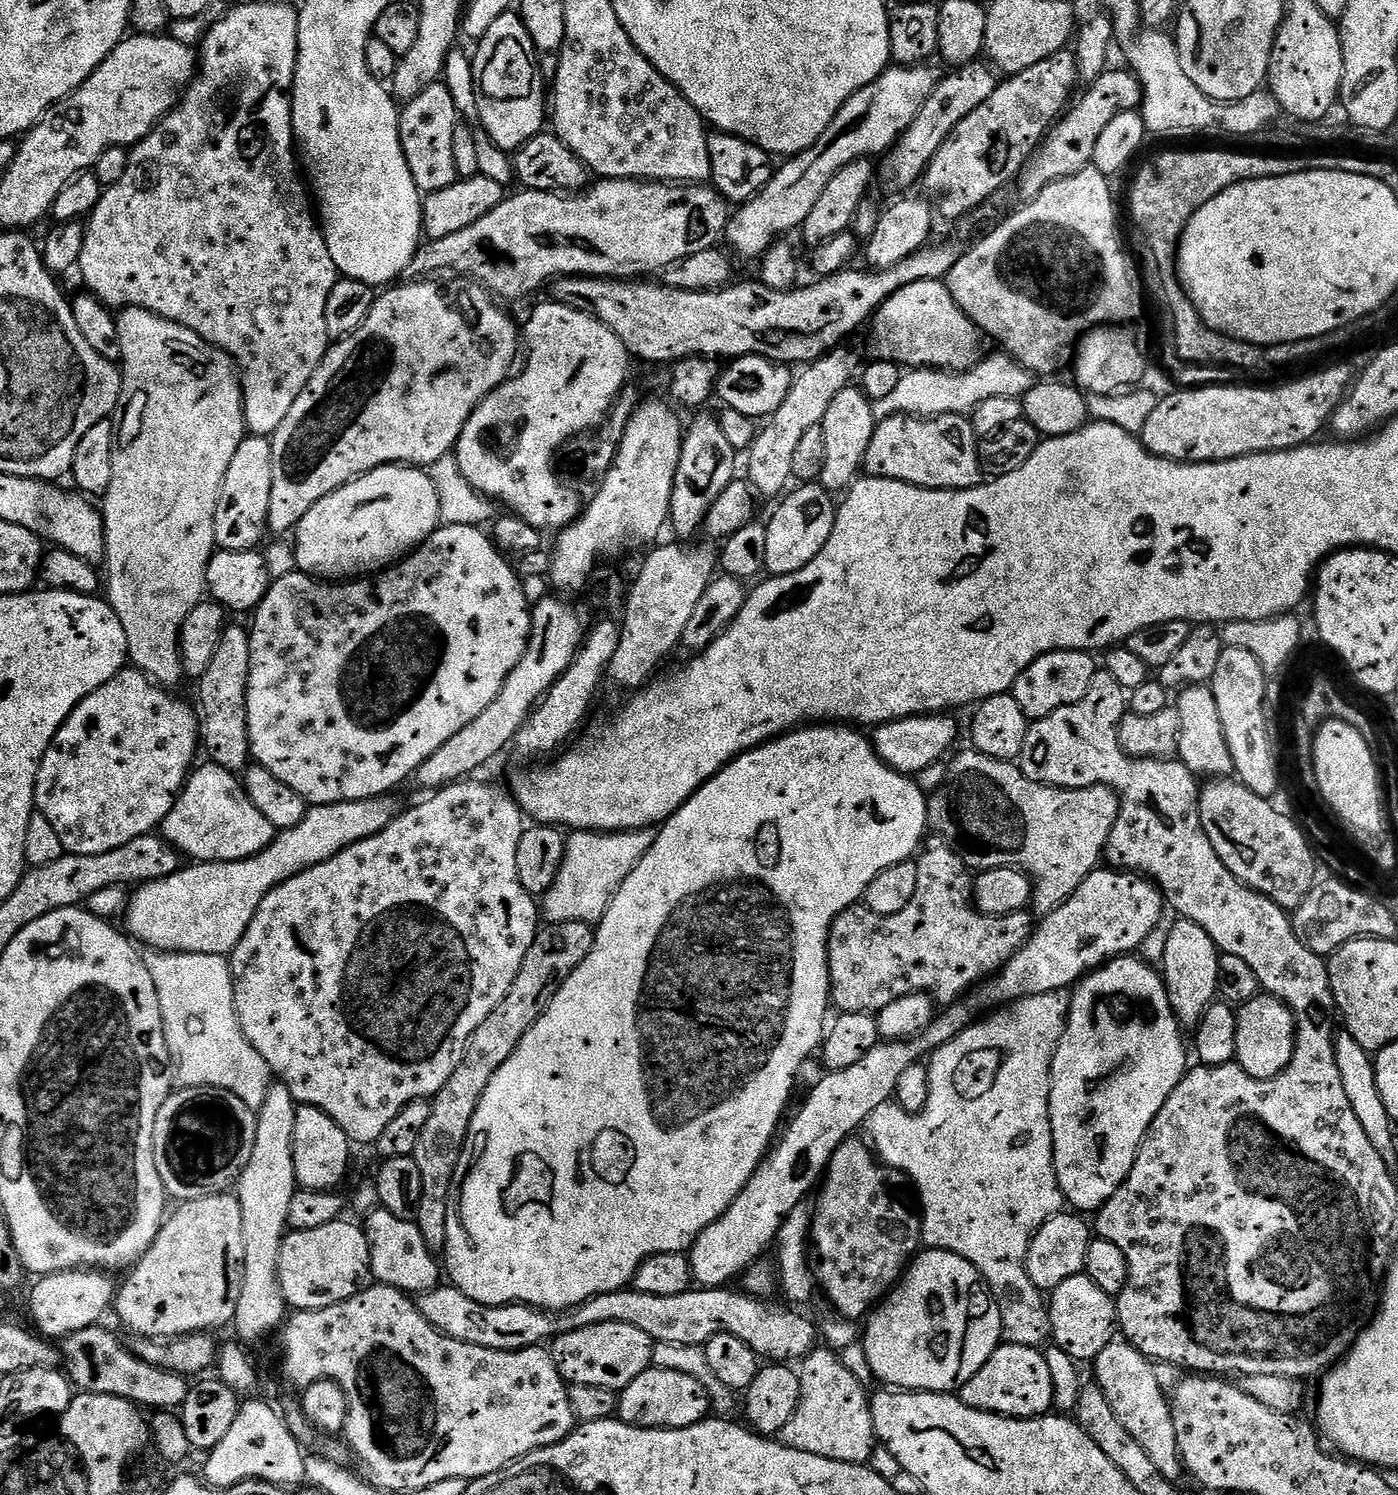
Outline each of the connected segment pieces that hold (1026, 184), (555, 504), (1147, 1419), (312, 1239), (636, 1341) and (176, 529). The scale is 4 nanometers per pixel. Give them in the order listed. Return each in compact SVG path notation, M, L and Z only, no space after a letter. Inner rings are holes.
M1116 68L1113 72L1112 69L1106 70L1097 80L1091 81L1085 87L1088 89L1084 93L1083 91L1079 93L1080 101L1078 101L1078 96L1075 103L1052 125L1048 135L1044 137L1036 151L1028 157L1028 161L1025 162L1018 175L1020 192L1024 198L1037 196L1046 185L1078 174L1083 168L1089 167L1094 154L1094 146L1098 143L1102 130L1106 130L1106 126L1110 126L1110 121L1118 118L1118 114L1139 109L1140 101L1144 98L1142 86L1131 70L1121 68Z
M547 302L548 304L540 304L532 312L532 317L528 320L528 325L523 325L522 342L528 348L528 365L524 369L517 371L515 375L504 381L504 384L498 390L494 390L481 404L470 414L470 418L466 422L466 426L462 430L462 434L458 438L454 449L454 455L458 466L462 470L462 474L466 478L466 482L470 482L470 486L474 486L474 490L478 490L484 496L489 496L494 502L506 504L507 509L513 510L515 515L522 517L526 522L530 522L530 526L541 530L547 528L556 528L555 530L563 530L572 524L576 517L582 511L582 500L580 504L580 496L572 488L567 488L562 481L556 477L556 472L552 469L552 459L557 459L558 450L563 449L569 440L574 440L578 436L584 435L585 432L591 432L600 427L608 418L608 413L612 410L612 405L617 396L624 391L628 380L628 363L630 357L626 346L622 346L622 342L618 338L618 334L614 334L614 330L610 330L595 316L574 310L565 304L557 304L555 302Z
M1113 1342L1106 1346L1106 1350L1102 1350L1102 1354L1096 1356L1094 1367L1095 1383L1106 1394L1110 1406L1114 1406L1114 1414L1118 1414L1118 1420L1126 1426L1126 1430L1130 1430L1134 1438L1138 1438L1142 1450L1150 1454L1154 1466L1158 1466L1158 1470L1162 1470L1162 1474L1169 1478L1181 1475L1182 1465L1180 1454L1176 1451L1178 1438L1174 1434L1172 1405L1166 1389L1156 1377L1153 1361L1130 1342Z
M347 1218L331 1220L326 1226L289 1231L278 1254L278 1282L289 1309L297 1312L322 1310L326 1306L346 1302L346 1298L354 1298L354 1294L365 1288L371 1276L370 1246L366 1234L359 1223L351 1224Z
M606 1322L598 1326L586 1326L582 1330L559 1333L551 1341L550 1351L562 1378L569 1385L602 1386L623 1390L646 1369L653 1367L653 1340L638 1326L622 1322Z
M145 308L123 309L116 316L118 346L120 347L119 363L122 365L122 411L119 413L120 424L115 425L116 445L114 446L114 475L110 478L110 486L102 497L102 515L104 518L104 559L108 564L106 572L106 599L112 605L114 614L118 614L118 622L122 622L122 630L126 630L126 646L131 667L138 668L148 675L148 679L168 690L176 690L180 680L185 679L184 663L180 657L180 631L186 618L205 599L208 586L208 563L213 552L217 551L214 538L214 514L218 510L218 498L222 490L222 482L226 478L226 469L245 438L244 426L244 389L240 386L238 369L232 358L221 348L208 344L194 330L182 326L178 322L170 322L158 314Z

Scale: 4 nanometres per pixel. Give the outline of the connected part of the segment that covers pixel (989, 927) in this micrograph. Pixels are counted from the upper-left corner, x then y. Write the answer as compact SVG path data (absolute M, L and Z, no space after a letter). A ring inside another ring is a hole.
M933 835L931 839L927 841L927 844L929 843L928 849L926 849L926 844L926 847L919 853L916 860L916 865L918 866L918 887L915 888L914 898L910 898L910 906L906 906L906 910L901 910L898 914L883 916L882 914L874 914L874 910L869 908L853 906L834 918L832 929L828 935L828 973L832 979L831 1003L835 1007L837 1004L837 1009L840 1012L870 1012L878 1014L886 1006L890 1006L890 1002L894 1002L903 996L908 996L912 992L922 992L931 996L937 1005L951 1006L963 997L960 995L967 988L974 987L976 983L979 985L981 982L987 981L989 976L996 975L1008 959L1032 937L1034 916L1031 911L1011 912L1008 916L987 916L985 912L980 911L974 903L974 876L968 865L964 863L962 857L941 836Z

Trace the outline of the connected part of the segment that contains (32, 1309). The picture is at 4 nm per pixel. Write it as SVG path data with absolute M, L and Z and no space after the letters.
M69 1270L51 1272L35 1281L28 1296L28 1312L36 1323L35 1331L44 1338L72 1336L78 1330L95 1328L101 1323L104 1311L114 1304L114 1284L111 1275L100 1270Z

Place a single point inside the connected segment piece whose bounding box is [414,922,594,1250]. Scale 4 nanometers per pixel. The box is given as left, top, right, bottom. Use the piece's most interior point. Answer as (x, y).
(559, 949)

